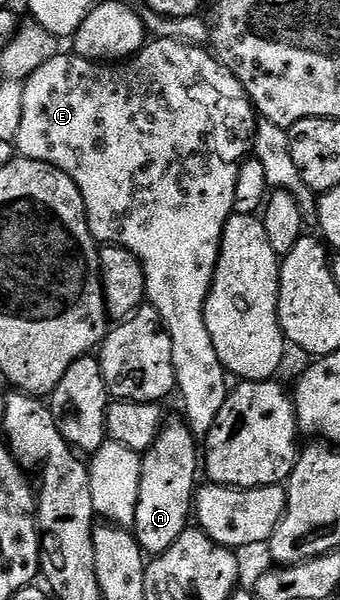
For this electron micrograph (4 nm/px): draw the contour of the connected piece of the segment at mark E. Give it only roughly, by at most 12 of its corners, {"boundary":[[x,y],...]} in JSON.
{"boundary":[[205,47],[50,54],[17,155],[144,266],[205,438],[206,299],[256,109]]}

